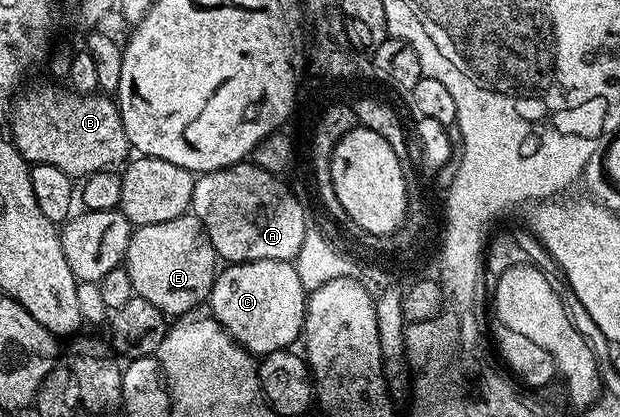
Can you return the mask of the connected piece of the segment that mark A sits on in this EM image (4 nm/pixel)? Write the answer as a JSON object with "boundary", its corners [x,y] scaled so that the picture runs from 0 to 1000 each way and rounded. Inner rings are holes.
{"boundary":[[[406,393],[368,398],[313,424],[308,511],[327,537],[352,621],[369,633],[405,624],[474,626],[495,549],[492,504],[484,480],[453,434],[448,420],[432,417]]]}

